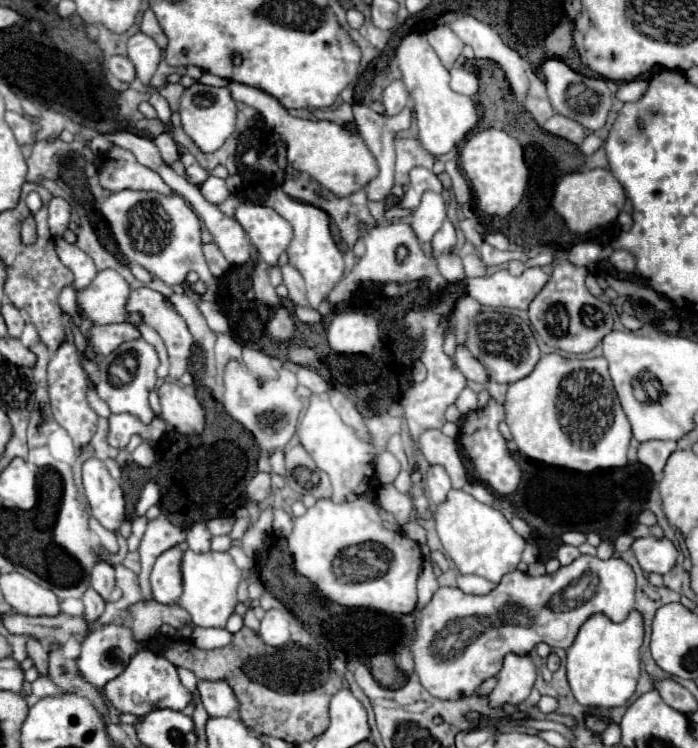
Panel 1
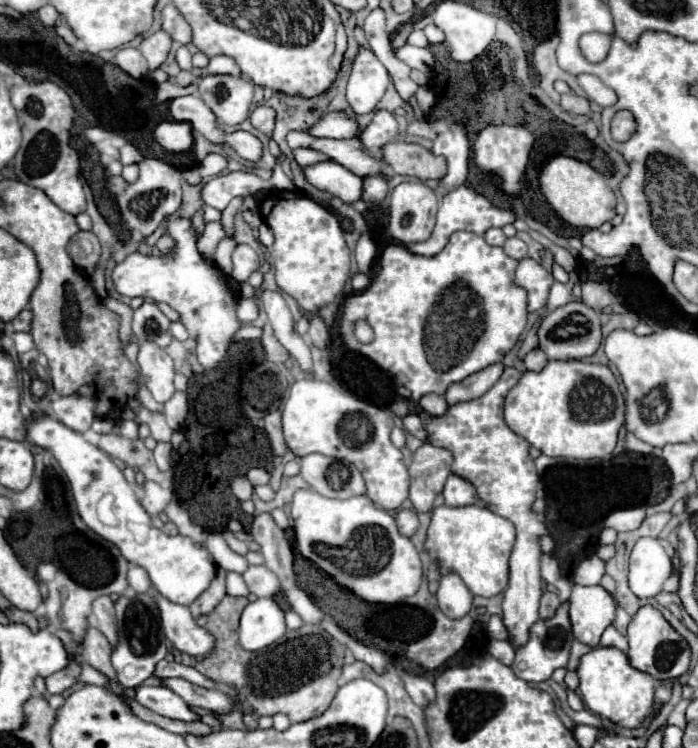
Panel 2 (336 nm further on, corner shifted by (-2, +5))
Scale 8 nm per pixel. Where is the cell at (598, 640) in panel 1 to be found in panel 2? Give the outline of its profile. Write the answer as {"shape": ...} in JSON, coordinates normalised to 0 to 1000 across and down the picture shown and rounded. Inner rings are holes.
{"shape":[[[854,865],[851,870],[834,878],[828,892],[828,905],[831,905],[834,934],[848,953],[900,975],[920,972],[923,961],[934,956],[937,908],[903,892],[900,878],[891,870],[880,865]]]}

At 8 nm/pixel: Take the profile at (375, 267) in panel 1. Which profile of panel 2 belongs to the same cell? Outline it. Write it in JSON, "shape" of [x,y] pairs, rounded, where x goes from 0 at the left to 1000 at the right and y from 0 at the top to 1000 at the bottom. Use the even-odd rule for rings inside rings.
{"shape":[[[573,245],[559,258],[556,311],[573,325],[610,322],[628,282],[625,258],[607,245]]]}

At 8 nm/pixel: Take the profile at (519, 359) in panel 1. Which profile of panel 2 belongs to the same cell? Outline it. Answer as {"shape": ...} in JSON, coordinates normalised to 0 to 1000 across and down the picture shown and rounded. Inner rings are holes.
{"shape":[[[762,467],[754,477],[751,477],[751,488],[756,496],[777,496],[785,485],[785,477],[779,475],[777,467]]]}

